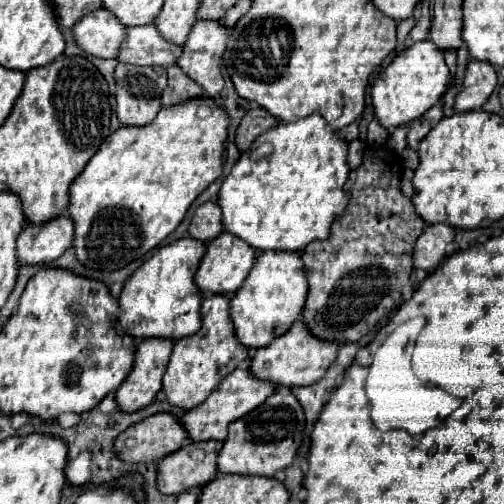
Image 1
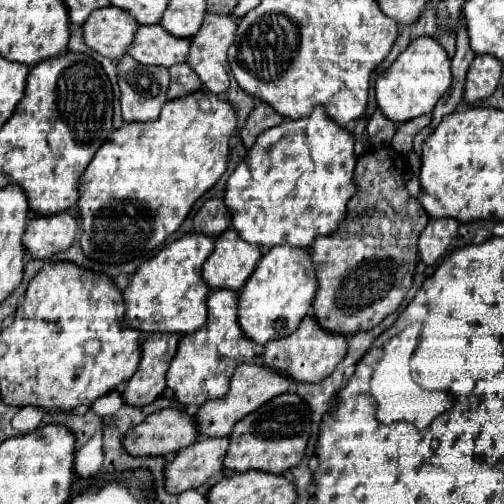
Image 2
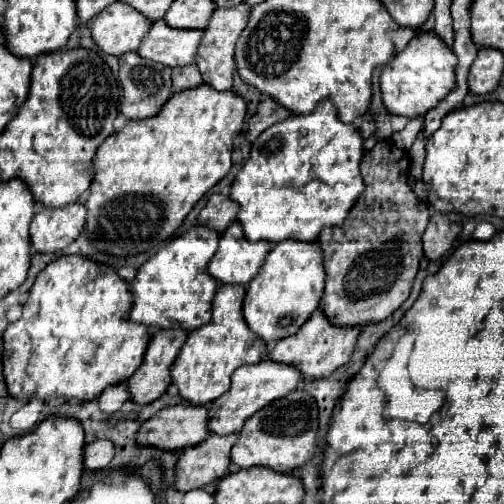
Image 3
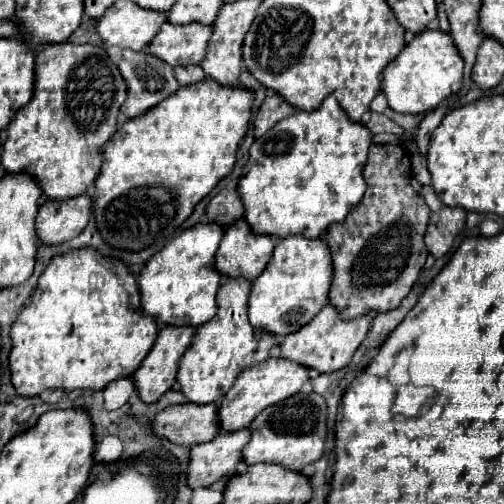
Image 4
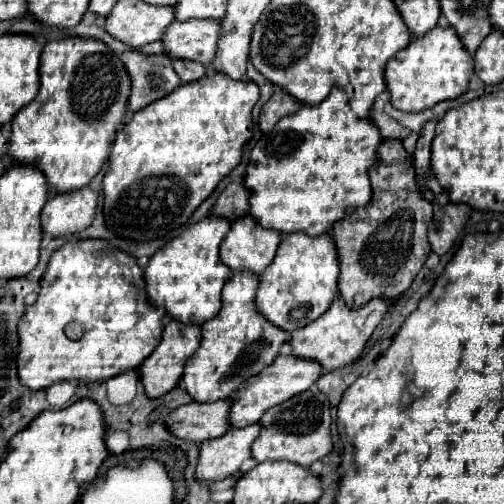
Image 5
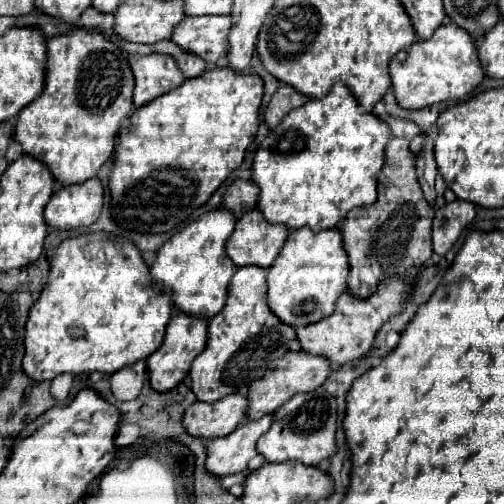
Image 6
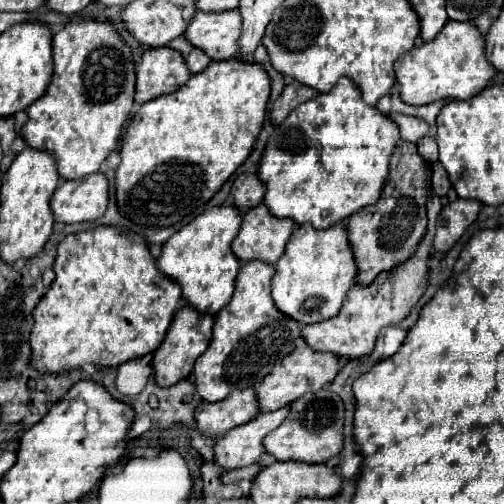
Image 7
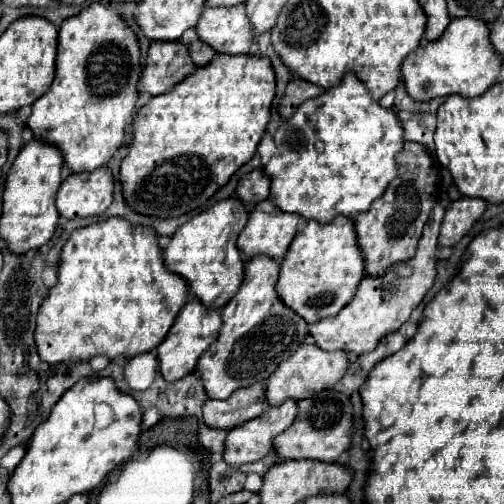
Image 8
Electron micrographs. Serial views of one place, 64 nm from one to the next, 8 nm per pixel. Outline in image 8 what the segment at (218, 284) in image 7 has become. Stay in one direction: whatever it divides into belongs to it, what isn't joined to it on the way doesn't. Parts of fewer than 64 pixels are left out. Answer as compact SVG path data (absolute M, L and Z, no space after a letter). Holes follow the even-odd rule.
M226 198L182 224L164 252L166 266L184 276L194 296L212 308L224 308L244 282L244 256L236 246L240 230L246 226L250 210L240 198Z

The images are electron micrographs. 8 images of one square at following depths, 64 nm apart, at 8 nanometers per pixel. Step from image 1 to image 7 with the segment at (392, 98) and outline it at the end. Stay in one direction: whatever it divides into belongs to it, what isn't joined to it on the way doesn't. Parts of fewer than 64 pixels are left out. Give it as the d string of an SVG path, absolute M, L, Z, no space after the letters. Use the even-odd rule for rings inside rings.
M448 22L440 36L424 42L420 48L414 46L394 64L396 80L400 84L402 100L414 106L430 104L442 98L470 100L480 94L488 82L498 74L498 70L488 62L484 36L472 22Z

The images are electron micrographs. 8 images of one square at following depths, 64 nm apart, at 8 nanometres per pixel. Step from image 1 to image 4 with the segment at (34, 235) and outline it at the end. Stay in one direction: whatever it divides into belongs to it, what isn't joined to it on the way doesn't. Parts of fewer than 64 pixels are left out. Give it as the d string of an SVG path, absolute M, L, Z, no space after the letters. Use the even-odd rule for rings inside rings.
M88 194L68 200L46 200L36 218L36 232L44 244L60 244L78 236L92 216Z

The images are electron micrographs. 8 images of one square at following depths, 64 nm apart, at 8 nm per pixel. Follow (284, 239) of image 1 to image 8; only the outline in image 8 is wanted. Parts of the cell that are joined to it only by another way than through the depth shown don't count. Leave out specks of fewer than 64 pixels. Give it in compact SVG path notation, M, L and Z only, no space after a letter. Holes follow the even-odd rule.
M348 72L342 82L324 94L306 100L296 114L286 120L274 134L278 156L272 156L264 166L270 176L270 200L284 212L300 214L306 220L330 222L334 216L356 216L366 212L376 198L380 198L386 186L396 178L398 164L396 154L404 148L404 128L394 108L380 106L368 92L366 84L356 74Z

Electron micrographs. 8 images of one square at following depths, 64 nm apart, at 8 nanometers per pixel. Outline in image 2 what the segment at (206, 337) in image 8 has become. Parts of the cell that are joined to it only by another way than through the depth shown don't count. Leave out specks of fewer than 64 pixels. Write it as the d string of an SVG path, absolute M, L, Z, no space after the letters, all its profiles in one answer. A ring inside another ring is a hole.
M154 332L144 338L140 366L122 388L126 404L146 406L164 392L166 370L178 350L180 338L176 332Z

